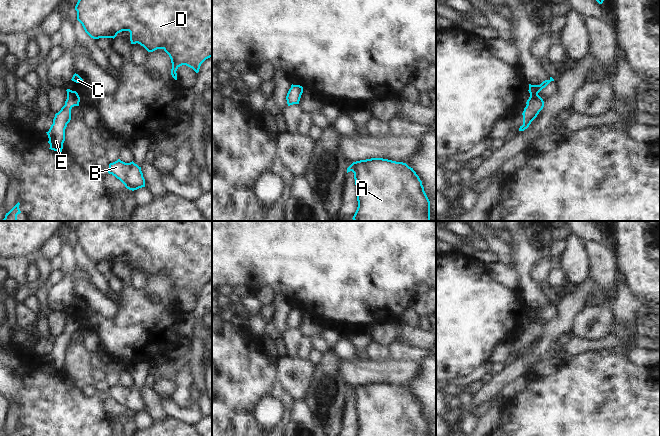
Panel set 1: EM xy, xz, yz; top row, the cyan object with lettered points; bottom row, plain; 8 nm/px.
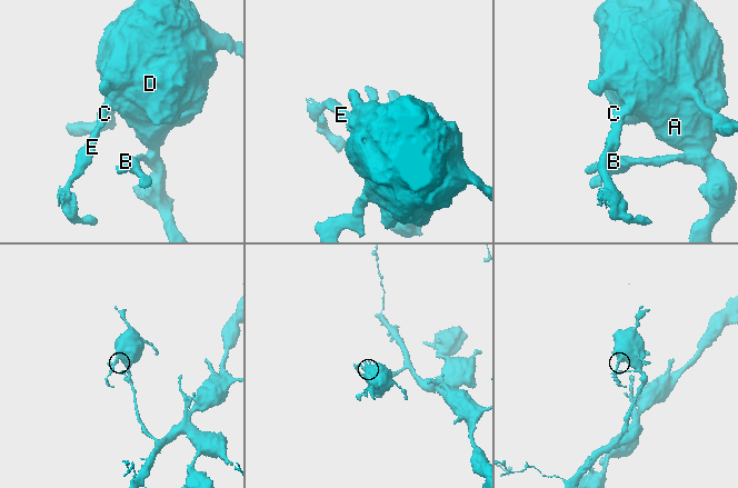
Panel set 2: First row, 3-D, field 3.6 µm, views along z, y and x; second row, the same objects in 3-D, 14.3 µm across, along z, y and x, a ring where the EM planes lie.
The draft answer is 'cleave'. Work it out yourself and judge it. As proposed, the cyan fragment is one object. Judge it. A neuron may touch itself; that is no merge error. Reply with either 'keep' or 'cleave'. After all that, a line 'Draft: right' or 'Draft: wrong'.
keep
Draft: wrong

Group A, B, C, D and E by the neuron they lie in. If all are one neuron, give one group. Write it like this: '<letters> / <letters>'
A B C D E

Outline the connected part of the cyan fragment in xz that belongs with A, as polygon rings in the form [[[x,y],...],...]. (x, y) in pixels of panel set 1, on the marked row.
[[[371,158],[353,162],[347,173],[354,173],[357,188],[358,207],[354,221],[430,221],[430,201],[424,191],[419,176],[406,163],[383,158]]]

